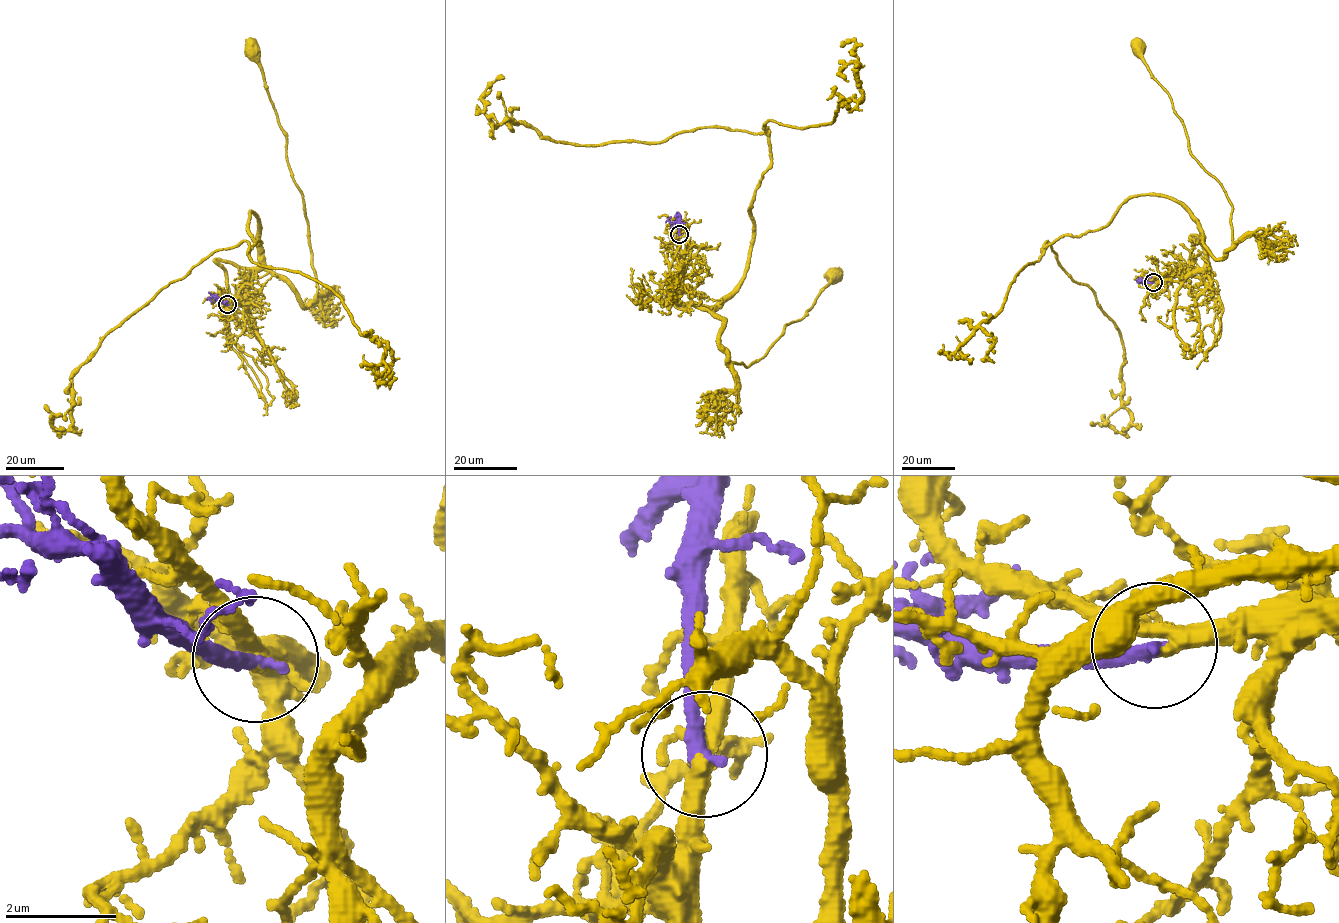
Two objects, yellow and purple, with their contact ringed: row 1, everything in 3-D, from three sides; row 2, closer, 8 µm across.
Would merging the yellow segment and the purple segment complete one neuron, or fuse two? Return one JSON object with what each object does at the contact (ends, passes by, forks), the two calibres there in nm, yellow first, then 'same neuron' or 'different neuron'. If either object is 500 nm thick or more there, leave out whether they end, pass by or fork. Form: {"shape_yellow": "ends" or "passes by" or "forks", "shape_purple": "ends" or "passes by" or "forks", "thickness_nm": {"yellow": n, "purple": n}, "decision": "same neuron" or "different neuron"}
{"shape_yellow": "forks", "shape_purple": "ends", "thickness_nm": {"yellow": 220, "purple": 280}, "decision": "same neuron"}

